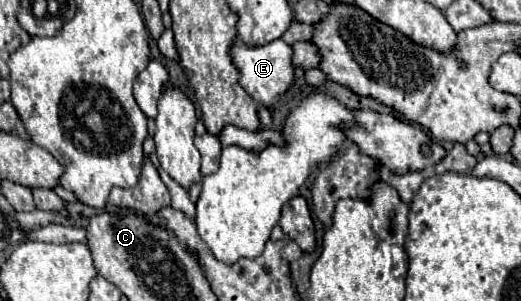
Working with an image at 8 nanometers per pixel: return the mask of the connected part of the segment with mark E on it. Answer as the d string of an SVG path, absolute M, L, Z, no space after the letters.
M235 39L231 45L231 61L233 65L239 69L241 77L239 83L241 87L259 103L265 105L269 109L273 109L273 97L285 95L285 91L291 87L293 83L293 49L283 41L283 39L275 39L271 43L265 45L257 45L257 47L249 47L245 45L241 39Z

